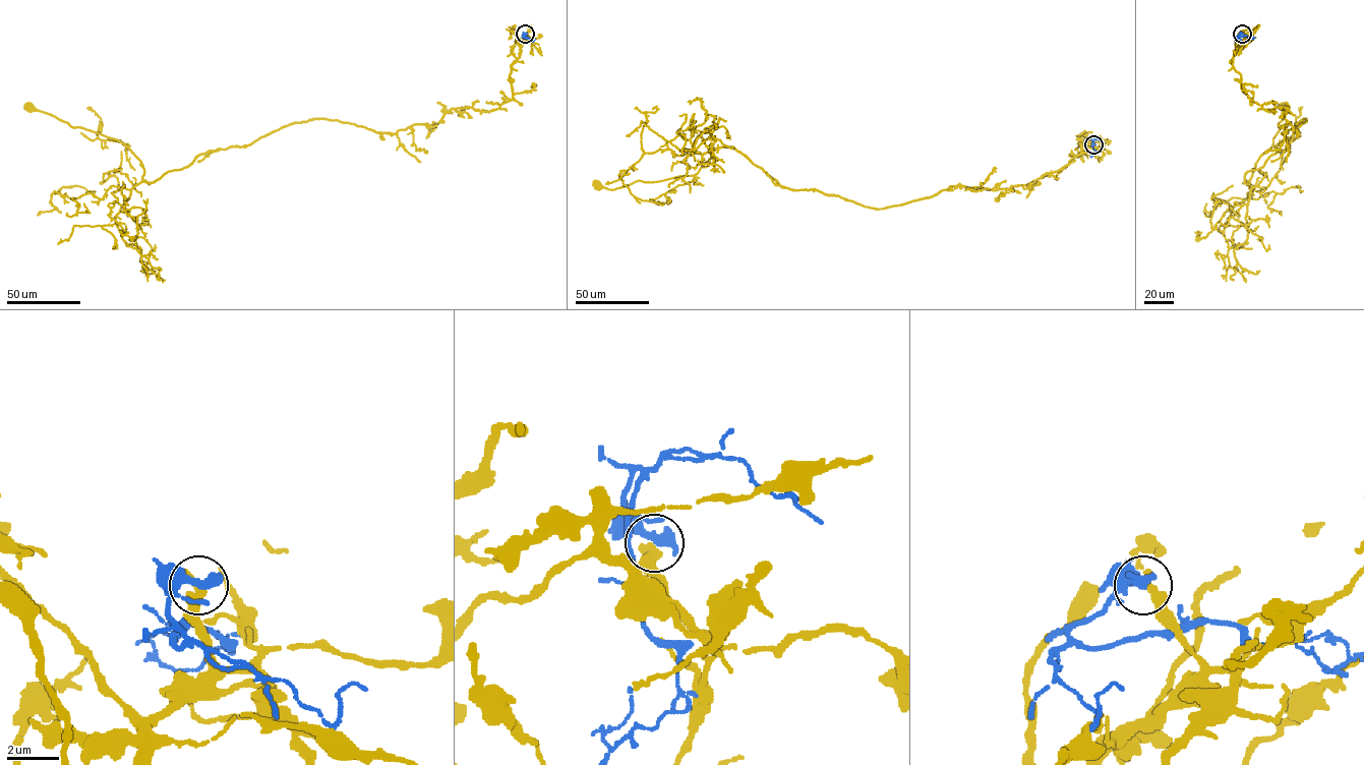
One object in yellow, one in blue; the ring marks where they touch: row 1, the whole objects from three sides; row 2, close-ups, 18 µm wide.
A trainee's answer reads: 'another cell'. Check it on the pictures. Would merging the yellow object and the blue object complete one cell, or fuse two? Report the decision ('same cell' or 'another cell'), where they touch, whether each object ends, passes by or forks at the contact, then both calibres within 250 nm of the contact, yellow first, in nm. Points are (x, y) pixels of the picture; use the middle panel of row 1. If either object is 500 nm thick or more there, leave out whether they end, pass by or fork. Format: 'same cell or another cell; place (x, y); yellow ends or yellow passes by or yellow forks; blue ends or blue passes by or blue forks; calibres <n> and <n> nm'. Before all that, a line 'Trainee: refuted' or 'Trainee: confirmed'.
Trainee: confirmed
another cell; place (1093, 144); yellow ends; blue ends; calibres 400 and 440 nm

